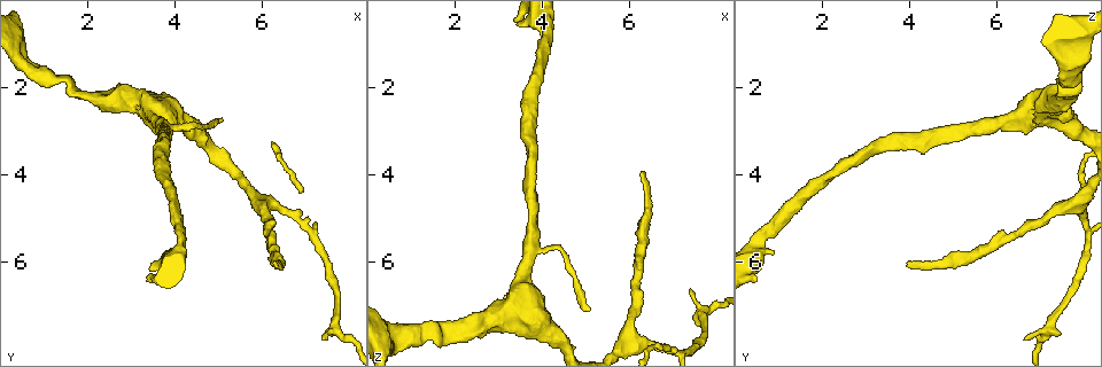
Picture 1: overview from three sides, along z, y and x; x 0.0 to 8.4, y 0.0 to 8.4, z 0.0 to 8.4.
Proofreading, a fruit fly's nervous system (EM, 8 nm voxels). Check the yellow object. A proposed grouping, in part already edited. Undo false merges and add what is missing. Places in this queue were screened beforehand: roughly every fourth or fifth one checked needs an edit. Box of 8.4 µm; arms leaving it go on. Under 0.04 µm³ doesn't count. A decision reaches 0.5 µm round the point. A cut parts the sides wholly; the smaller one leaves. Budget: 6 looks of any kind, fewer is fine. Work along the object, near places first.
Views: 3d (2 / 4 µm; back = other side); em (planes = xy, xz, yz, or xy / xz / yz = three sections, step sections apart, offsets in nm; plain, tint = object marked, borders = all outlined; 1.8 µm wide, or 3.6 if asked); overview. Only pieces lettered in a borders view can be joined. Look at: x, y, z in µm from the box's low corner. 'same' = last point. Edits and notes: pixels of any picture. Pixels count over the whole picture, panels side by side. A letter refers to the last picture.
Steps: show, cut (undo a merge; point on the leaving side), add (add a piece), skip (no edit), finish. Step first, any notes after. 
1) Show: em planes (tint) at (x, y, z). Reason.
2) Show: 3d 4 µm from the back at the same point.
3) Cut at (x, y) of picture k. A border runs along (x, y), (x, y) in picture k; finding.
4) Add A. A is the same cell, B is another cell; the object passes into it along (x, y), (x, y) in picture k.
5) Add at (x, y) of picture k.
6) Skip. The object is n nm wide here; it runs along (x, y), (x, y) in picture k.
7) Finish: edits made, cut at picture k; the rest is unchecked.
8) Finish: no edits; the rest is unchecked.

Show: 3d 2 µm at (1.55, 1.80, 7.60). A narrow waist.

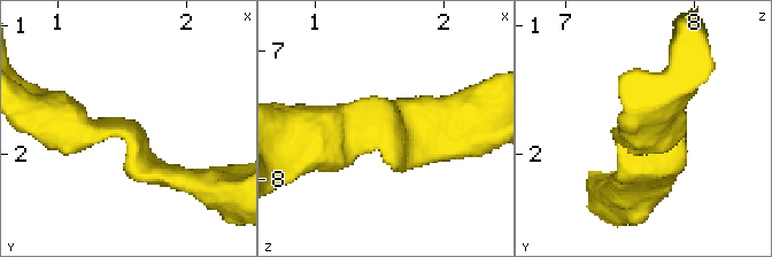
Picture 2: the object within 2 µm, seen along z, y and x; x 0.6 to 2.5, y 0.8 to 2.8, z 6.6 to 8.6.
Show: em xz step 4 (tint) at (1.56, 1.86, 7.54). The arms are 320, 320 nm wide; shape alone is not enough.

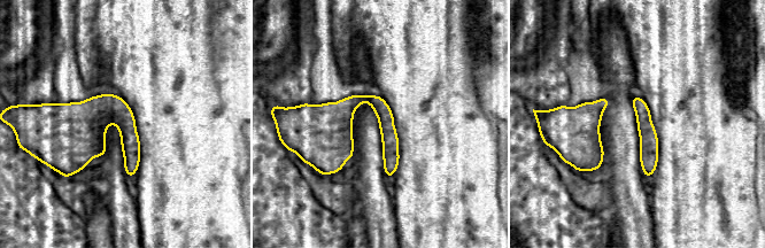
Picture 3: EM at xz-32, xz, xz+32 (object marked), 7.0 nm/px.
Show: em xz step 4 (borders) at the same point. See the neighbours.

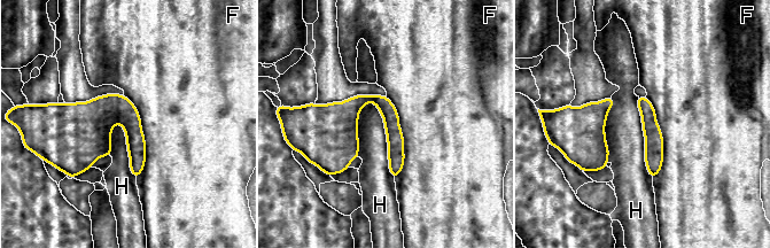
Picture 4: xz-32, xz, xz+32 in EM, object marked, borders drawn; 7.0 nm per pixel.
Skip. The object is 120 nm wide here; F and H are other cells; a border runs along (368, 101), (383, 122), (394, 178) in picture 4; one neuron here.

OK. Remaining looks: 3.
Show: 3d 4 µm at (5.10, 2.80, 7.05). Tapers out.

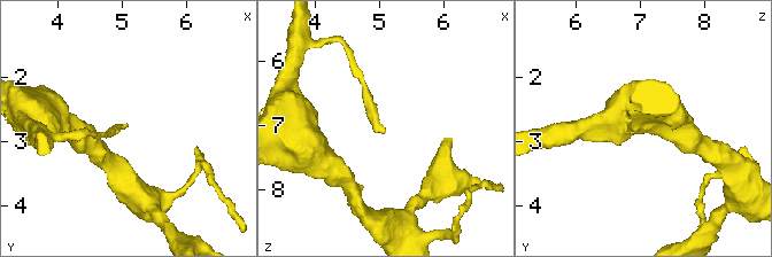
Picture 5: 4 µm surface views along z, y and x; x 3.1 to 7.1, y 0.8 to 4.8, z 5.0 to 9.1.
Show: em yz step 16 (tint) at (5.10, 2.75, 7.10). Now the EM.

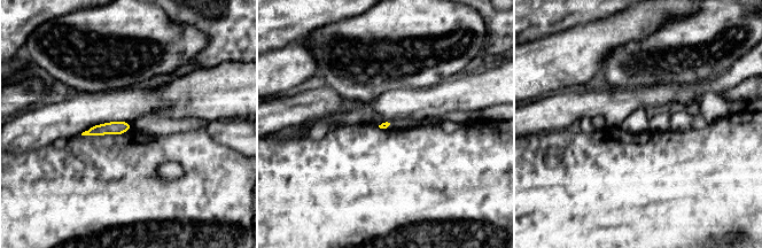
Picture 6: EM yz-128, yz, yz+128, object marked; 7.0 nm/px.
Show: em planes (borders) at the same point. Cut it another way.

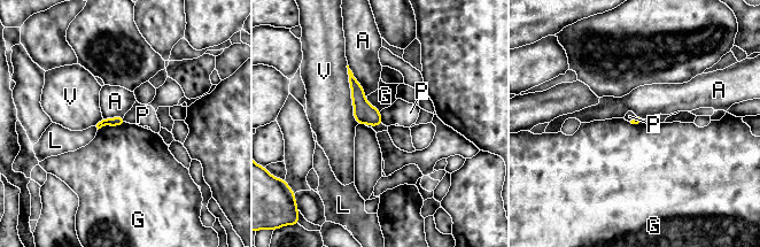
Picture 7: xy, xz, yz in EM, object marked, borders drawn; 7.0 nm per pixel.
Skip. A, G, L, P and V are other cells; a border runs along (125, 122), (98, 130) in picture 7; no lettered piece goes on from it.

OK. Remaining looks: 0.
Finish: no edits; the rest is unchecked.

